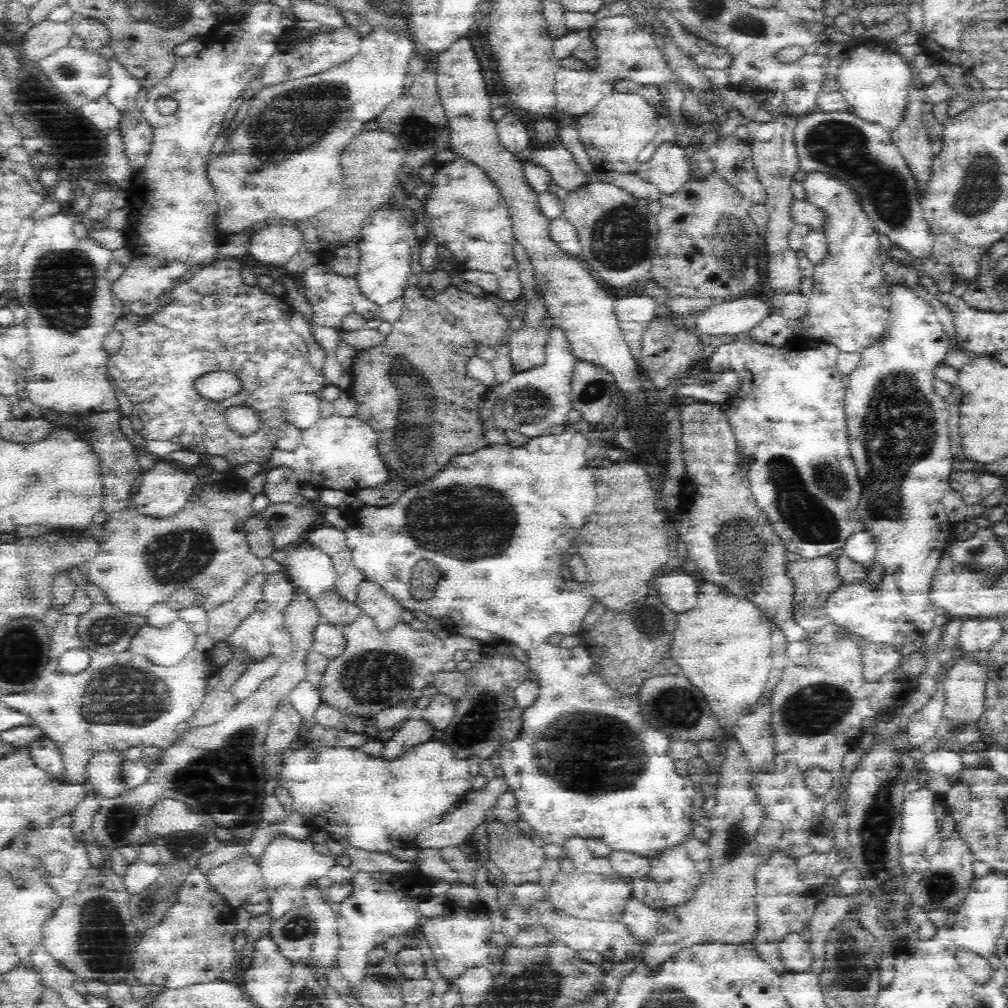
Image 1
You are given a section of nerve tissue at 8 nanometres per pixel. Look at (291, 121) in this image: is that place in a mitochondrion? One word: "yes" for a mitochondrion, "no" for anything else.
yes

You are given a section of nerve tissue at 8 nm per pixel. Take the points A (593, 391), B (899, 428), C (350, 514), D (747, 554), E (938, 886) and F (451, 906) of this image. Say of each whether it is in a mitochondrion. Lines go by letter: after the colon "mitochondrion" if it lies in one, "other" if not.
A: mitochondrion
B: mitochondrion
C: other
D: mitochondrion
E: mitochondrion
F: other

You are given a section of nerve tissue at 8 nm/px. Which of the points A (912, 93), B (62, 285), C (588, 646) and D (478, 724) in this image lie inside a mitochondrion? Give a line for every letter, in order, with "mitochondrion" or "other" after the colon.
A: other
B: mitochondrion
C: other
D: mitochondrion

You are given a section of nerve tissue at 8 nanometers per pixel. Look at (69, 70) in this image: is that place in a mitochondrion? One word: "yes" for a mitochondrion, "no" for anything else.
yes

